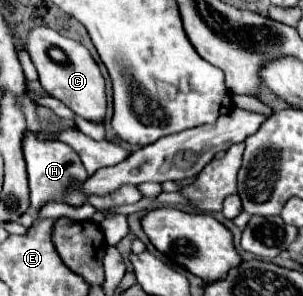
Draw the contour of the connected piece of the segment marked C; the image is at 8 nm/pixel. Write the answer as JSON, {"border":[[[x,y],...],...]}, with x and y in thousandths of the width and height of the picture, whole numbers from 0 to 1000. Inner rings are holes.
{"border":[[[112,88],[92,108],[92,142],[79,162],[92,162],[92,182],[119,223],[145,311],[191,331],[244,385],[264,385],[284,405],[343,412],[343,392],[350,392],[343,264],[284,155],[205,122],[198,108],[158,95],[158,88]],[[178,162],[191,162],[205,182],[165,182],[165,169],[178,169]]]}

